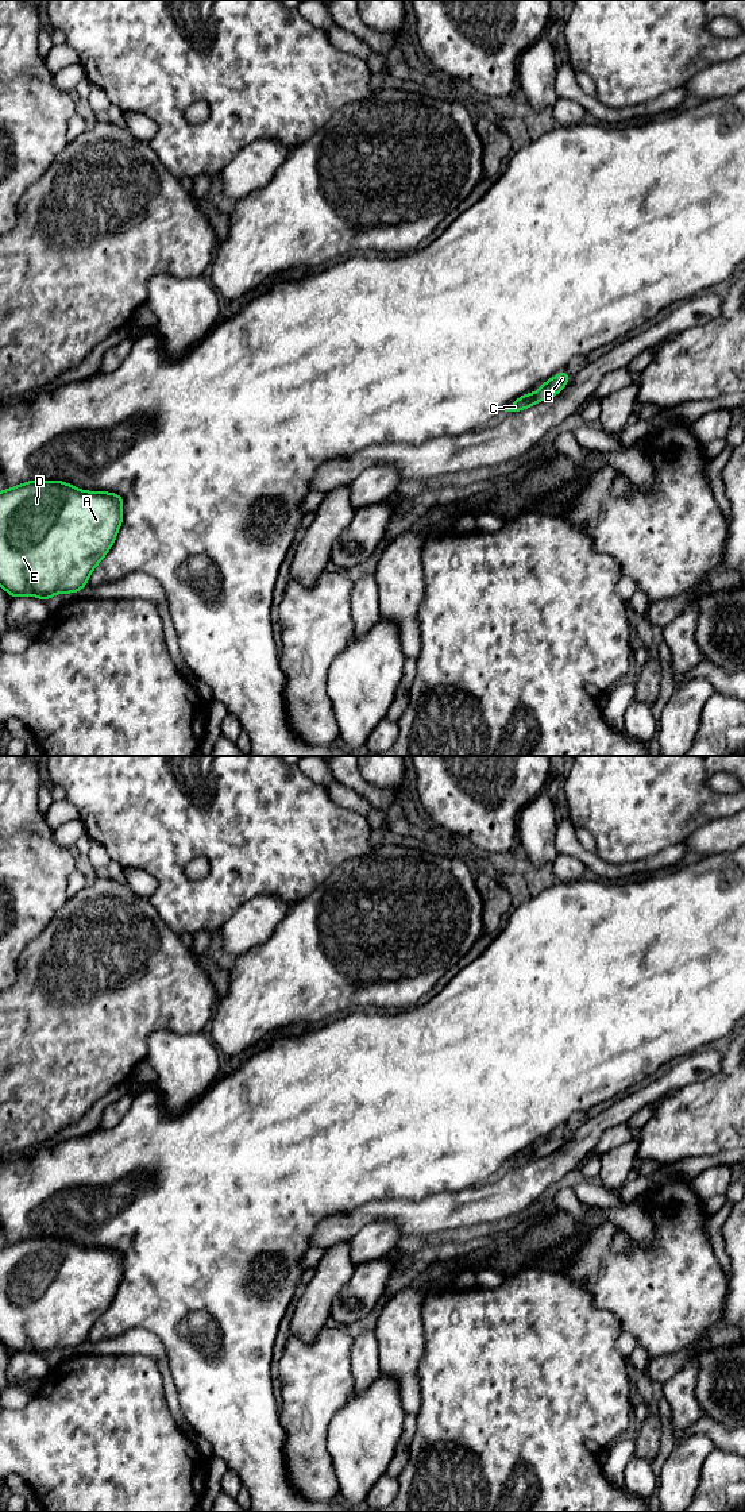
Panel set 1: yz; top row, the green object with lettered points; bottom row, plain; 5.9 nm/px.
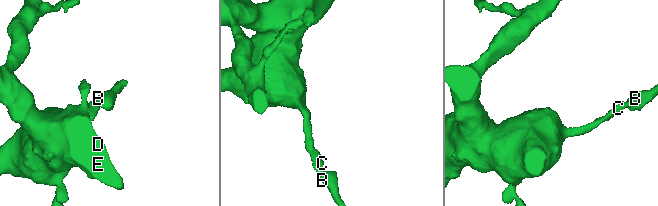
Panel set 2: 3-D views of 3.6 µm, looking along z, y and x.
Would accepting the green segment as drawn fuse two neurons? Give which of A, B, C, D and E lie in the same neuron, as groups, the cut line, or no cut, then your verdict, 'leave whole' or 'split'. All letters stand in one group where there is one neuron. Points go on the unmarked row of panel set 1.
A B C D E; no cut; leave whole

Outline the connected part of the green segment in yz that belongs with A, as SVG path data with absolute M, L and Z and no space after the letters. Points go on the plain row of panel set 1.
M30 1237L0 1247L0 1342L12 1353L34 1351L45 1358L54 1350L77 1350L111 1305L123 1278L123 1253L82 1247L61 1237Z

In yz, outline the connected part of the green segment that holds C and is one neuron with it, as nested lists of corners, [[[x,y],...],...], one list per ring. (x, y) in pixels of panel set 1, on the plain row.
[[[563,1127],[556,1130],[549,1137],[544,1138],[539,1148],[536,1149],[528,1149],[525,1152],[521,1152],[518,1156],[516,1156],[506,1168],[521,1168],[545,1154],[555,1153],[559,1150],[570,1135],[570,1127]]]

